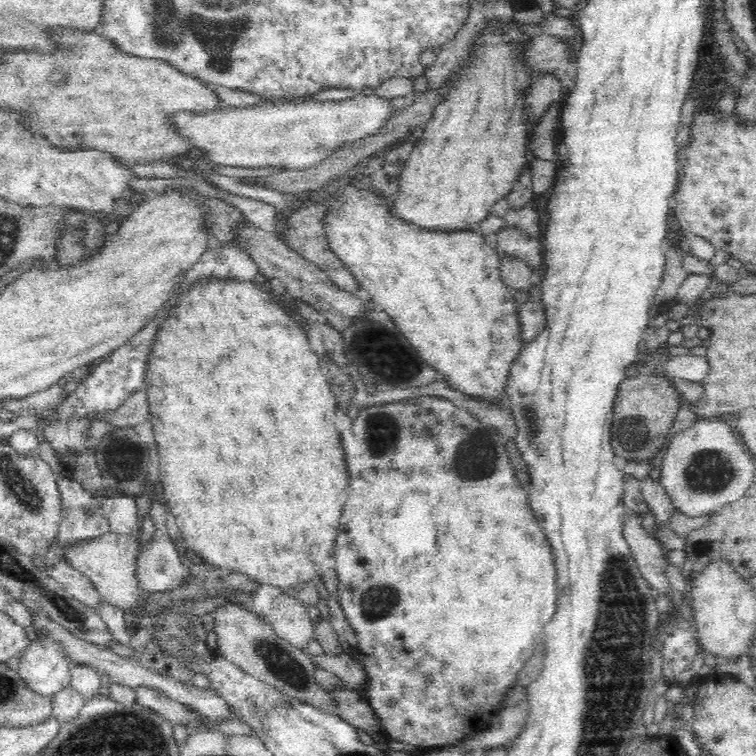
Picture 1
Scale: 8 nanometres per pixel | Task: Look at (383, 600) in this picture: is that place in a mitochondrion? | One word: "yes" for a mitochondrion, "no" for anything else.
yes

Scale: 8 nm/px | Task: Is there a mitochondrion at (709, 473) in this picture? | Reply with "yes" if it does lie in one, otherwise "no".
yes

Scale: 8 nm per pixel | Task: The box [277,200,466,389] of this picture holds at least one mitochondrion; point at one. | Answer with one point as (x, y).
(374, 342)

